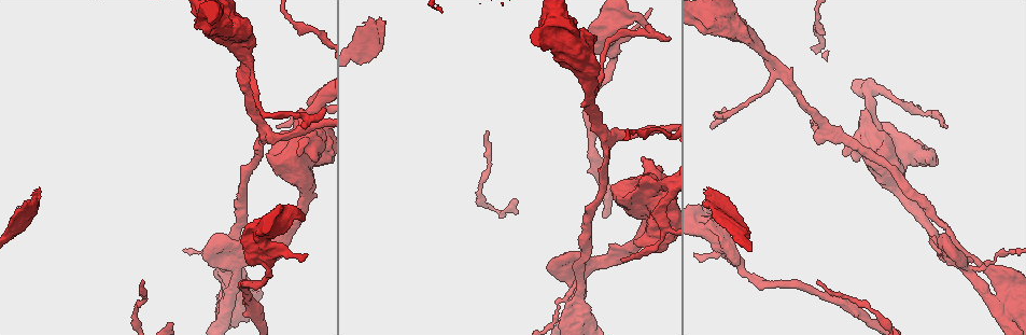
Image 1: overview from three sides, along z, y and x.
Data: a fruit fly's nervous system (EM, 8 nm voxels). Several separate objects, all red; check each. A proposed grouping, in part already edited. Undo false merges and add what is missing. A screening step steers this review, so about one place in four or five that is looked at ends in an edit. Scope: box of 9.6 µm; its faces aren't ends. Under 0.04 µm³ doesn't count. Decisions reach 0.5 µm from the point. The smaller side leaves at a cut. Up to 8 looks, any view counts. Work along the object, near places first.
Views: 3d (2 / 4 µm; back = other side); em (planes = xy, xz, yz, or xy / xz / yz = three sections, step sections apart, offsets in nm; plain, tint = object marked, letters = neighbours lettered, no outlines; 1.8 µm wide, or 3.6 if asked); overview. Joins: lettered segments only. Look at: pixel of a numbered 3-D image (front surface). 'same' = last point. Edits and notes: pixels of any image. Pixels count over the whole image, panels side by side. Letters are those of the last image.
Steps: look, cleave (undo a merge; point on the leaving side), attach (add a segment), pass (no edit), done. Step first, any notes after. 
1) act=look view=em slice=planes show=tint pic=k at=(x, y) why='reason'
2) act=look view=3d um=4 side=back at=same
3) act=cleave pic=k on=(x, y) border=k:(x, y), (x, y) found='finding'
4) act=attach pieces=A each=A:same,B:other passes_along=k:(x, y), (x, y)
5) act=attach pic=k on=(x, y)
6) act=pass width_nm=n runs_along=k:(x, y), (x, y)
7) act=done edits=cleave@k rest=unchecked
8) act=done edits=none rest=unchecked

act=look view=em slice=planes show=letters pic=1 at=(708, 207) why='thin end'

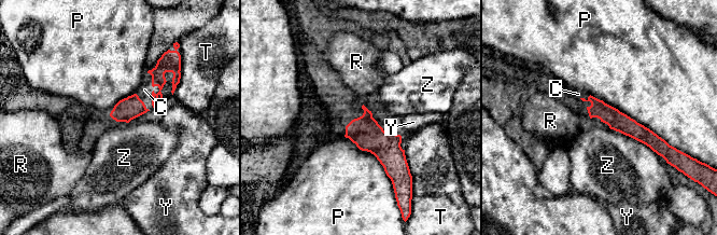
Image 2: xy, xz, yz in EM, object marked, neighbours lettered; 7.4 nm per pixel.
act=attach pic=2 on=(144, 90) each=C:same,P:other,R:other,T:other,Y:other,Z:other passes_along=2:(170, 61), (154, 85), (144, 90) found='the neuron continues'

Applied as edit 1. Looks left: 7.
act=look view=overview why='redraw'

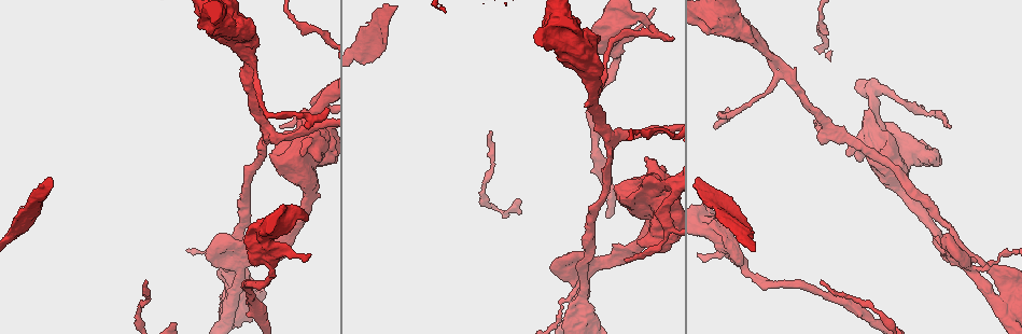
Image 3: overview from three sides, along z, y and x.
act=look view=em slice=xz step=8 show=tint pic=3 at=(575, 35) why='calibre changes'

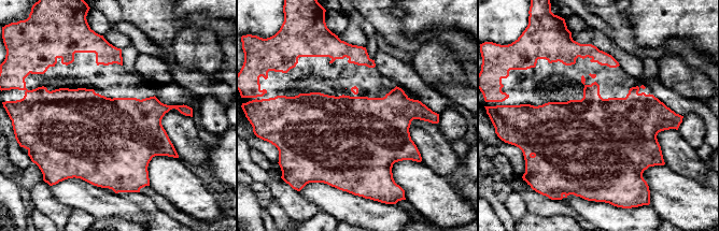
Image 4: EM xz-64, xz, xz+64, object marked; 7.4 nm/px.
act=look view=em slice=planes show=letters at=same why='cut it another way'

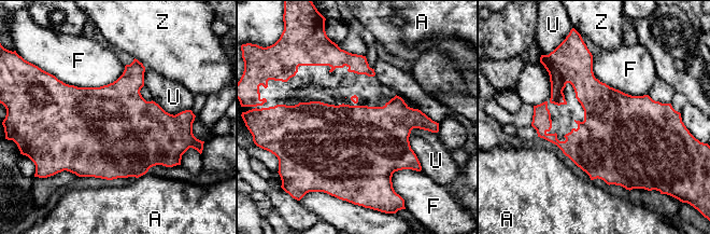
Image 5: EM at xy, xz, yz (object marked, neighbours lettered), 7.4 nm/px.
act=pass each=A:other,F:other,U:other,Z:other border=5:(125, 66), (99, 86), (56, 77) found='all the same neuron'

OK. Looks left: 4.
act=look view=em slice=xy step=16 show=plain pic=3 at=(597, 95) why='two arms in line, one across'

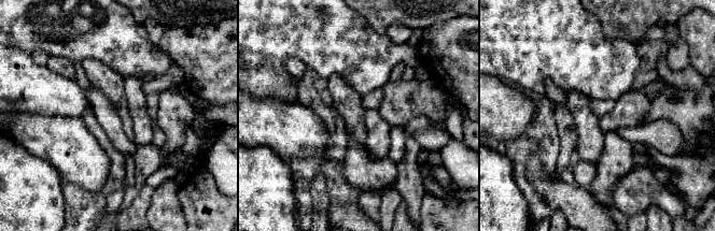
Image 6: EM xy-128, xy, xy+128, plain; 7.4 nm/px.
act=look view=em slice=xy step=16 show=letters at=same

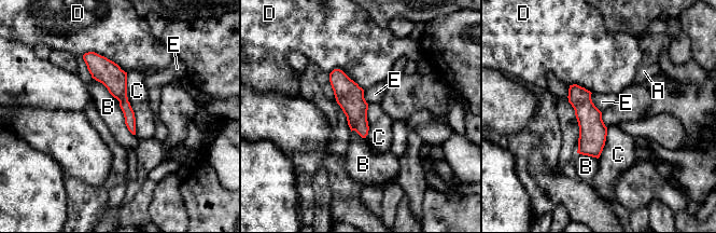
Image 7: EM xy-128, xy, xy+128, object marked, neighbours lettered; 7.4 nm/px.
act=pass width_nm=80 each=A:other,B:other,C:other,D:other,E:other runs_along=7:(90, 57), (116, 83), (132, 129) found='all the same neuron'

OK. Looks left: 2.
act=look view=em slice=xy step=8 show=letters pic=3 at=(305, 217) why='an open end'

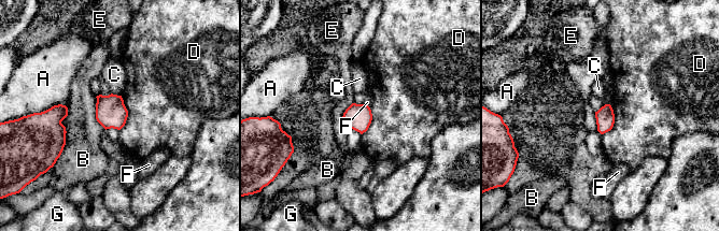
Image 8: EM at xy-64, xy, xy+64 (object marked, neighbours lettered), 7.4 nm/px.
act=look view=em slice=planes show=letters at=same

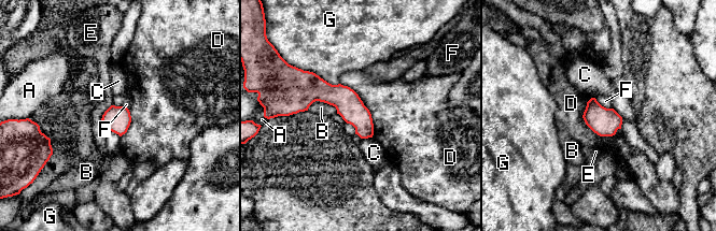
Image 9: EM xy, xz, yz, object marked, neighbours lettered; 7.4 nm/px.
act=pass width_nm=200 each=A:other,B:other,C:other,D:other,E:other,F:other,G:other runs_along=9:(297, 106), (334, 95), (370, 132) found='none of them fits'

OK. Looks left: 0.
act=done edits=attach@2 rest=unchecked

